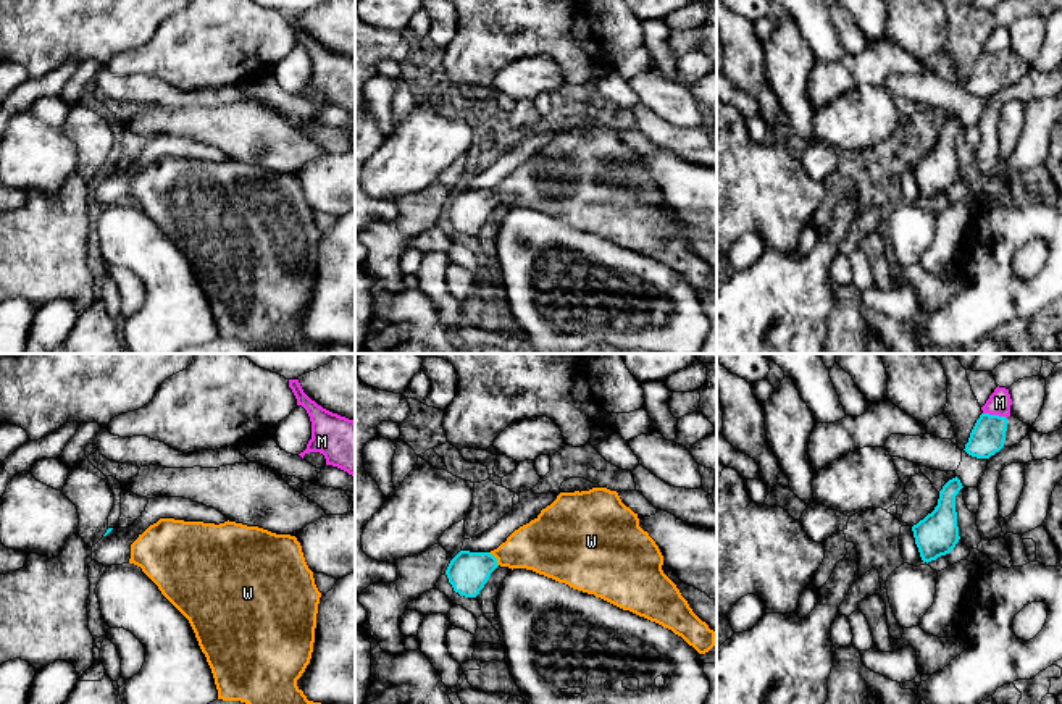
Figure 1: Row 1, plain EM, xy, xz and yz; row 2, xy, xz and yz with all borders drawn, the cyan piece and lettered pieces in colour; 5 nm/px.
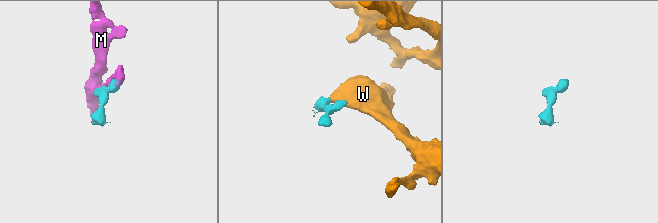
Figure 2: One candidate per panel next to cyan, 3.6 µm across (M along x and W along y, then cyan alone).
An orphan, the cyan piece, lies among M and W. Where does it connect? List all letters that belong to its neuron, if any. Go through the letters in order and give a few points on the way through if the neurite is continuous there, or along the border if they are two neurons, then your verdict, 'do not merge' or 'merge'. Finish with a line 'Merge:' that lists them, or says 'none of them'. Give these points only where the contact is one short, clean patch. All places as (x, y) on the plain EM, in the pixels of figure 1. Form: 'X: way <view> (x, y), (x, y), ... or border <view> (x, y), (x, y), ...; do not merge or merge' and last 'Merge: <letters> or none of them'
M: border yz (983, 50), (1006, 57); do not merge
W: way xz (468, 210), (496, 197), (530, 184), (544, 184); merge
Merge: W

